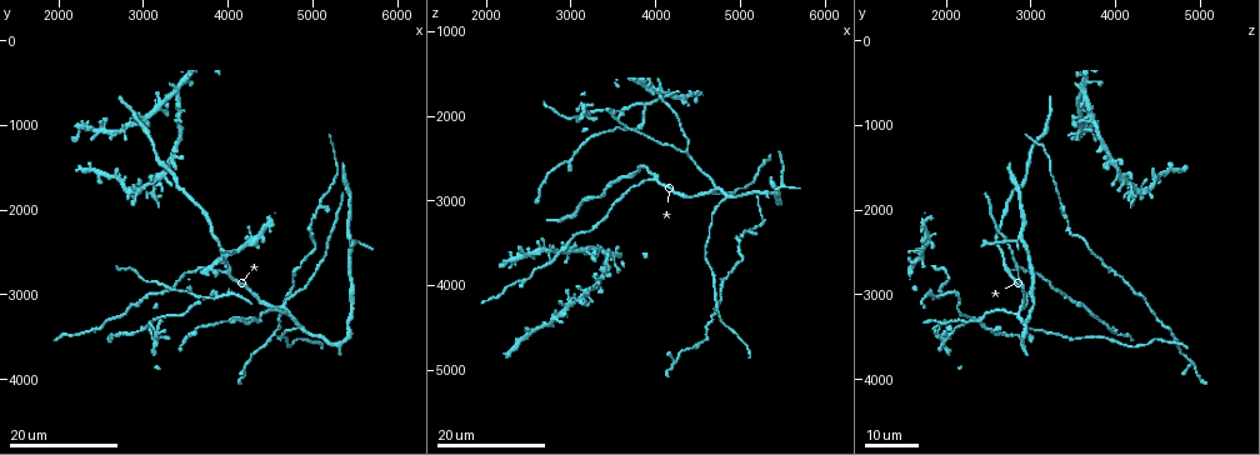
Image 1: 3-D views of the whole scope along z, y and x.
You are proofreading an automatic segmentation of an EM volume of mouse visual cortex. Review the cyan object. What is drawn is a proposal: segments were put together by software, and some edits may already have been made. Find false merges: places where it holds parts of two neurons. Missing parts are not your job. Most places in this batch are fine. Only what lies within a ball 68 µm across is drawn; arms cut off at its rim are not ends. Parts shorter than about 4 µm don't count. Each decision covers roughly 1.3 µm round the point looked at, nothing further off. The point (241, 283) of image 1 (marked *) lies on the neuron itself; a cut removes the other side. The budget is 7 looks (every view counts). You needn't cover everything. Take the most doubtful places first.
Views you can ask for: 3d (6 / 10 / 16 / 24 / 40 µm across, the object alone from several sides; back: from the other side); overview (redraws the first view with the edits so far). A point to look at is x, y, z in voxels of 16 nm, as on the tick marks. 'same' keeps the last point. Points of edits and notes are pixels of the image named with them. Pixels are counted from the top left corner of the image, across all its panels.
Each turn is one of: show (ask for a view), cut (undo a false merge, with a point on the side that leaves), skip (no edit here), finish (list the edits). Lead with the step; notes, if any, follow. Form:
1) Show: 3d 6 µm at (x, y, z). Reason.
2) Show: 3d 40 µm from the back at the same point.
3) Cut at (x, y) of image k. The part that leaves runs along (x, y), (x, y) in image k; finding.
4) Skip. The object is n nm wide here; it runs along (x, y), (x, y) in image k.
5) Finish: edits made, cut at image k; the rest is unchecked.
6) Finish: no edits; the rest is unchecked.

Show: 3d 24 µm at (4700, 3250, 2800). A fork.

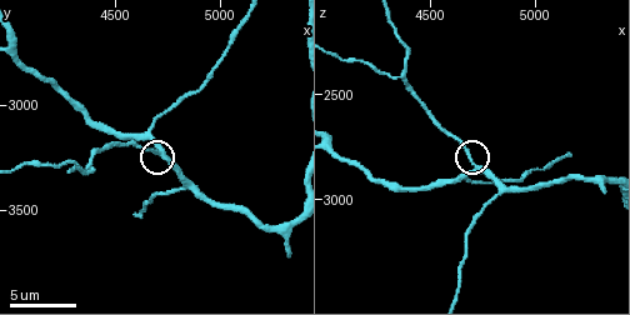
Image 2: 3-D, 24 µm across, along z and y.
Show: 3d 10 µm at (4710, 3230, 2830). Zoom in.

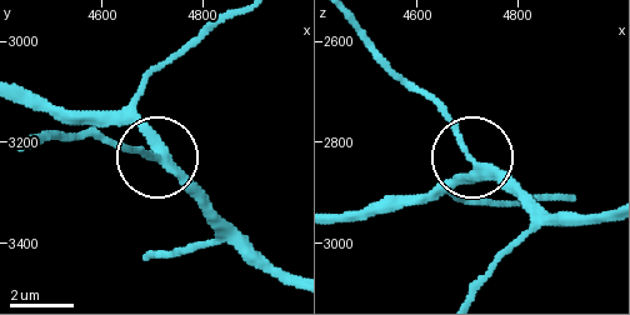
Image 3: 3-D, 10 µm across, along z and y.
Skip. 3 arms meet here; it runs along (24, 86), (73, 113), (120, 115), (153, 153), (91, 136) in image 3; one neuron here.

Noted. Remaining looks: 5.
Show: 3d 16 µm at (3050, 1700, 4150). Two arms in line, one across.

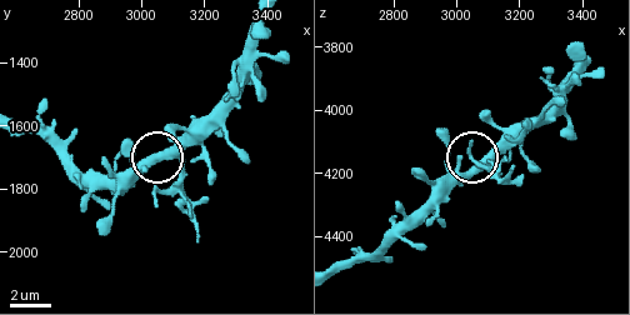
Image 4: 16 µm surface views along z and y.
Show: 3d 6 µm at (3090, 1700, 4170).

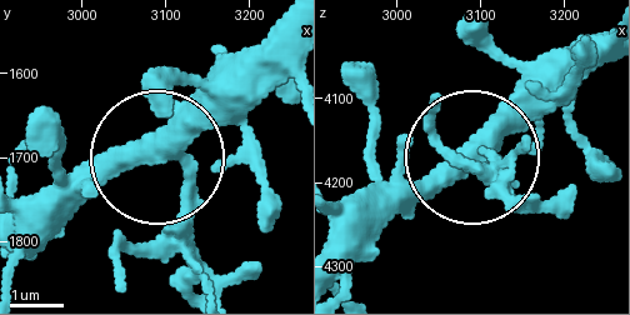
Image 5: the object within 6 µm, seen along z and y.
Cut at (184, 276) of image 5. The part that leaves runs along (194, 204), (199, 293) in image 5; a second neuron is stuck on.

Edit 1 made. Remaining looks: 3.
Show: overview.

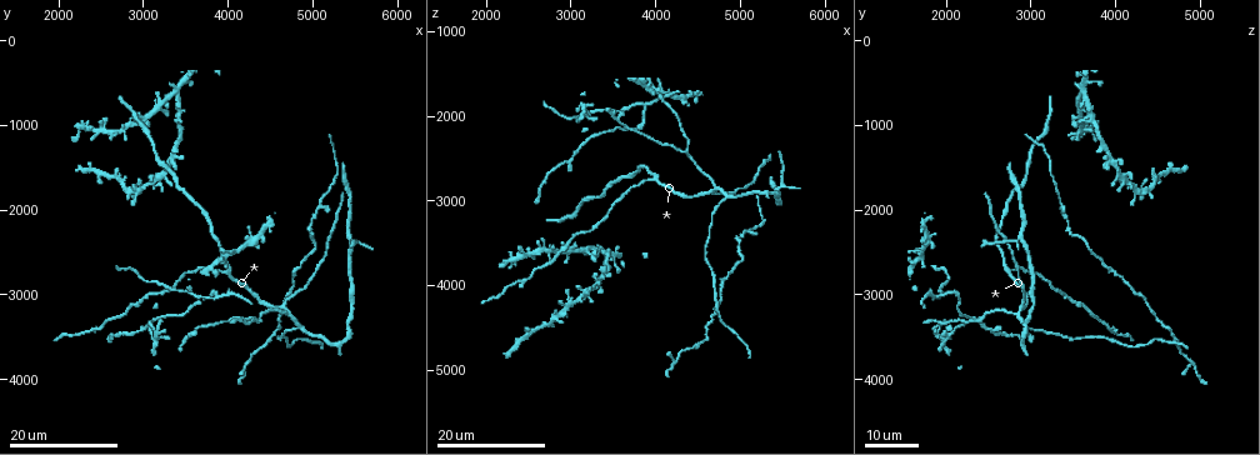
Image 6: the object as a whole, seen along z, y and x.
Show: 3d 24 µm at (4000, 2700, 2750).

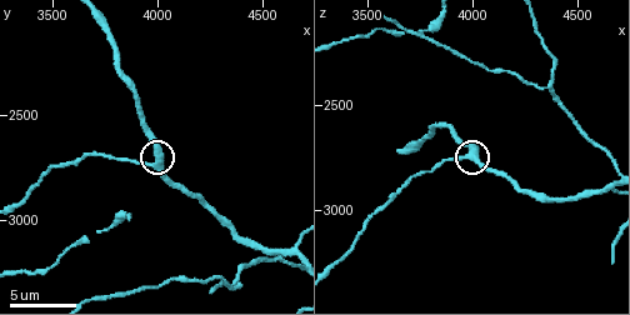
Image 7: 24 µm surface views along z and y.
Show: 3d 10 µm at (3980, 2720, 2730). Zoom in.

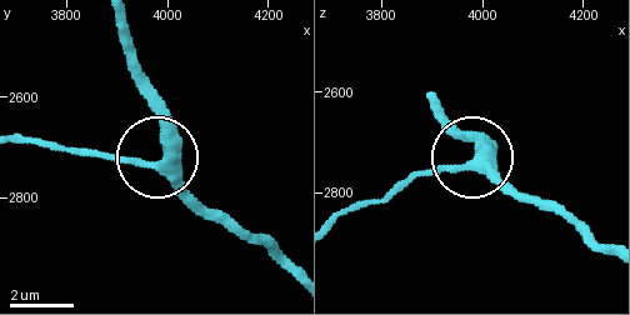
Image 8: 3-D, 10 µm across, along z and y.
Skip. The side arm is 48 µm long; 3 arms meet here; all the same neuron.

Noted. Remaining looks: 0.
Finish: edits made, cut at image 5; the rest is unchecked.

